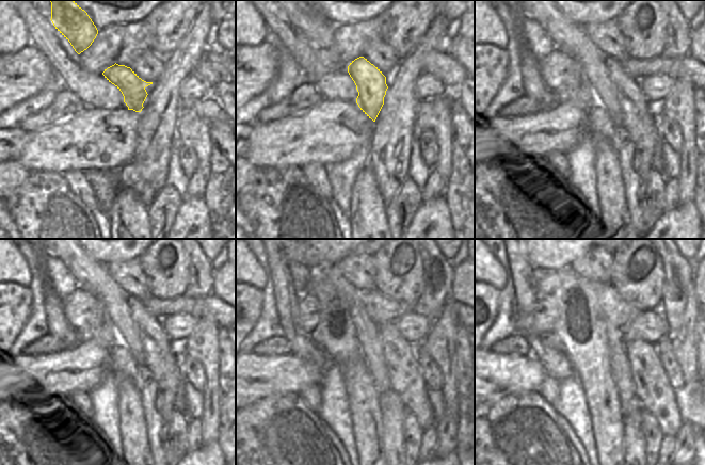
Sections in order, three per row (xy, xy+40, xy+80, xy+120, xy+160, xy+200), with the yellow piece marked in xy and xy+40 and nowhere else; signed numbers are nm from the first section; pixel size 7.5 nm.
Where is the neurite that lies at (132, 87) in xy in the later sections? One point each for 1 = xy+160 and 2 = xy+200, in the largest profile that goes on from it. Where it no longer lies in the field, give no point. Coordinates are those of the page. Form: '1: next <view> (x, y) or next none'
1: next xy+160 (406, 380)
2: next xy+200 (653, 389)

